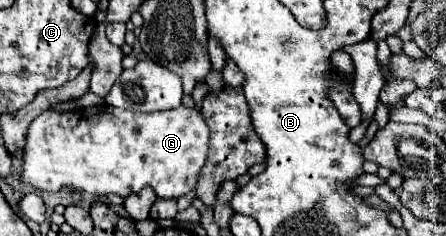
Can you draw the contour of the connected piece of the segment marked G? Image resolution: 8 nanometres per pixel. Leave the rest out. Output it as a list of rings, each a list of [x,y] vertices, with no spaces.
[[[90,107],[90,109],[76,109],[70,113],[54,113],[52,109],[44,111],[42,115],[38,115],[26,135],[26,147],[24,147],[24,165],[22,165],[22,179],[38,189],[44,191],[60,191],[60,189],[76,189],[76,191],[86,191],[92,195],[110,195],[116,193],[120,197],[128,197],[130,193],[138,193],[144,185],[150,185],[158,197],[180,197],[186,195],[188,191],[194,189],[196,181],[198,181],[198,171],[206,161],[206,149],[208,149],[208,125],[204,123],[202,115],[196,109],[188,109],[188,107],[178,107],[178,109],[168,109],[168,111],[156,111],[156,113],[134,113],[134,111],[124,111],[124,109],[116,109],[116,107]]]

